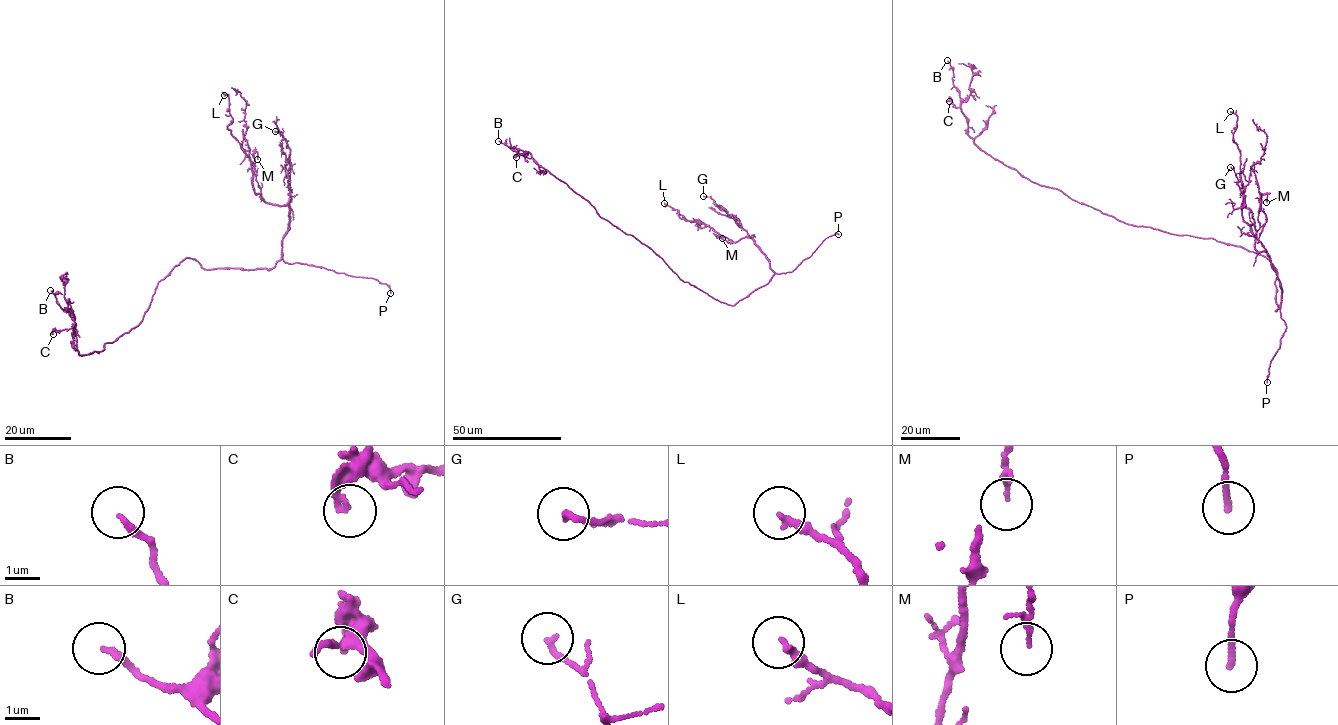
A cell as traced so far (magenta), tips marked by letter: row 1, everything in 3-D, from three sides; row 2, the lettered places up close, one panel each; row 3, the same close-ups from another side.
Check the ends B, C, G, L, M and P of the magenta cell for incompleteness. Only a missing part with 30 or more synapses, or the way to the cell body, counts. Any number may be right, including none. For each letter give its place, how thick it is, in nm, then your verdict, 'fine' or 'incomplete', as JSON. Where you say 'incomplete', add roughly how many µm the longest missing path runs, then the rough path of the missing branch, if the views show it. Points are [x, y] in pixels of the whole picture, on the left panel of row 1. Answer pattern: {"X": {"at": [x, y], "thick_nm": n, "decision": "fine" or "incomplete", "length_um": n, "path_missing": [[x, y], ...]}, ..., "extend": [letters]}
{"B": {"at": [50, 290], "thick_nm": 200, "decision": "fine"}, "C": {"at": [53, 334], "thick_nm": 200, "decision": "fine"}, "G": {"at": [275, 131], "thick_nm": 150, "decision": "fine"}, "L": {"at": [224, 95], "thick_nm": 240, "decision": "fine"}, "M": {"at": [257, 159], "thick_nm": 100, "decision": "fine"}, "P": {"at": [390, 293], "thick_nm": 180, "decision": "incomplete", "length_um": 20, "path_missing": [[390, 293], [384, 311], [397, 334], [404, 331]]}, "extend": ["P"]}

